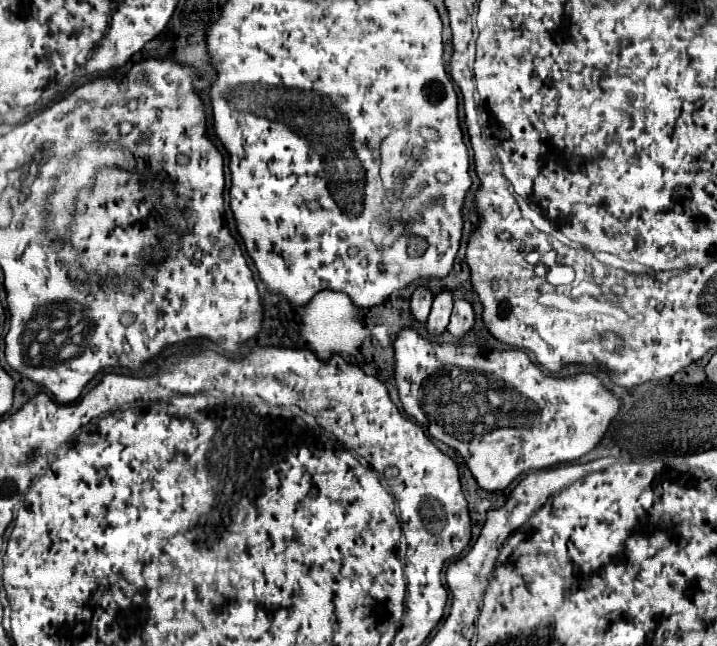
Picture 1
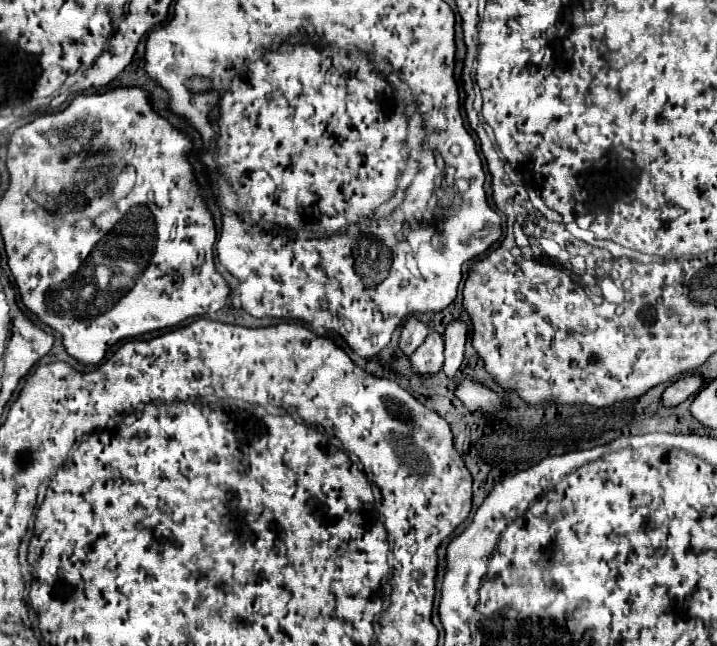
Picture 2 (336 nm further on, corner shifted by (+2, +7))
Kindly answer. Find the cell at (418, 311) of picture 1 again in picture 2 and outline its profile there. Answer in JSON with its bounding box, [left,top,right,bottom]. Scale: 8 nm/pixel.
[399,316,429,356]

